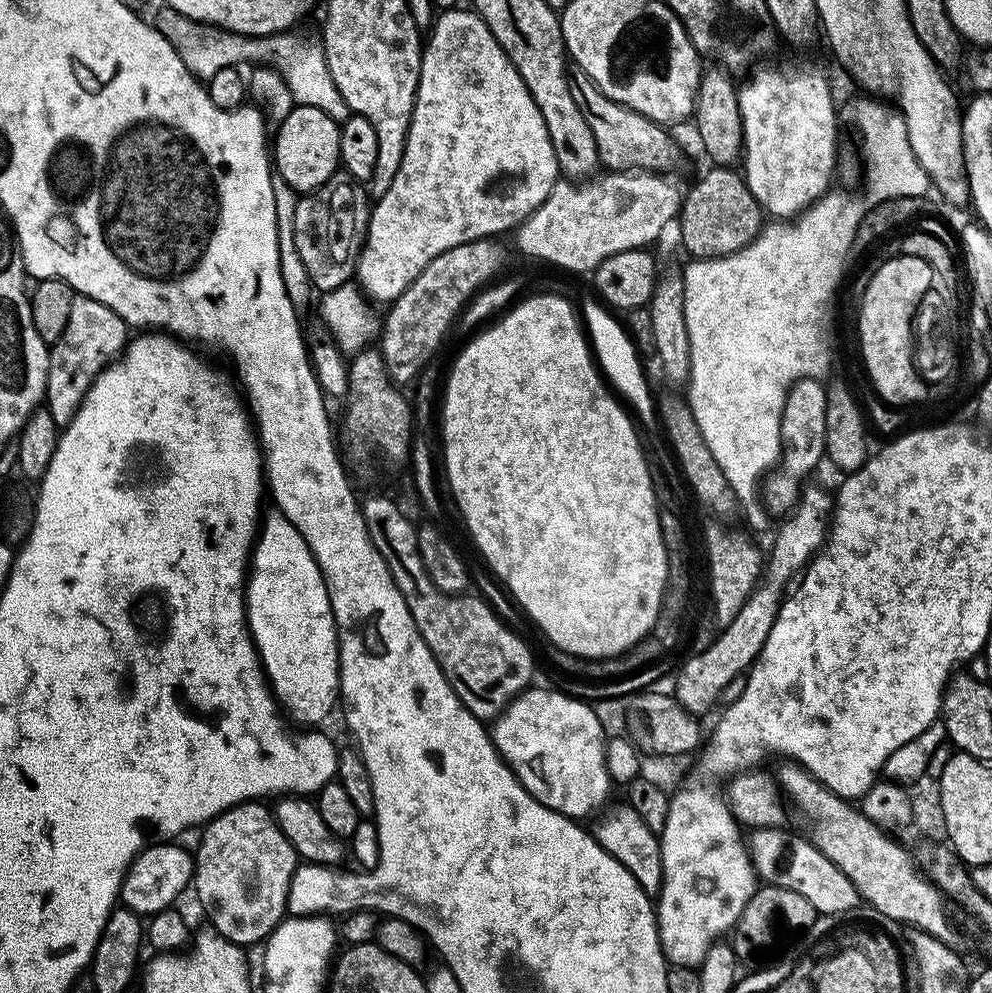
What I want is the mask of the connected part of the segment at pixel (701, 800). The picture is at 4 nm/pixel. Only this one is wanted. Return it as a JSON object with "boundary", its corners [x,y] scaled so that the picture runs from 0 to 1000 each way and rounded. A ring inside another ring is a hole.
{"boundary":[[[690,794],[685,799],[678,801],[673,807],[674,816],[673,823],[670,828],[669,838],[664,839],[665,848],[665,873],[667,875],[667,886],[669,882],[669,891],[665,894],[665,910],[663,906],[663,930],[665,933],[665,951],[669,954],[669,962],[677,973],[684,973],[686,976],[701,976],[703,973],[709,972],[710,964],[718,955],[719,951],[727,946],[729,939],[734,939],[743,934],[746,930],[746,922],[750,919],[750,914],[756,908],[756,904],[764,893],[764,883],[762,873],[758,870],[758,860],[755,851],[752,849],[752,842],[749,842],[747,831],[741,822],[738,821],[738,815],[734,813],[731,803],[726,802],[718,794]]]}

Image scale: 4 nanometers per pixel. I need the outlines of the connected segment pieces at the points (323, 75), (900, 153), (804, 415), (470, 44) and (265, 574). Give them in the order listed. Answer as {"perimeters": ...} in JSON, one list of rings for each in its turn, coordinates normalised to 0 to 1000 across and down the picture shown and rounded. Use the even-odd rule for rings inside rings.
{"perimeters":[[[[168,4],[162,7],[155,26],[175,46],[184,64],[199,80],[209,81],[219,73],[239,67],[242,62],[265,64],[276,68],[289,83],[297,106],[325,111],[329,116],[337,119],[339,124],[347,124],[355,114],[351,104],[341,94],[341,89],[333,77],[328,62],[327,51],[324,47],[316,48],[314,42],[297,32],[288,31],[275,36],[257,37],[246,36],[230,29],[219,28],[217,25],[203,24],[180,15]]],[[[873,95],[857,98],[845,109],[846,120],[867,131],[869,160],[869,191],[850,200],[850,208],[862,211],[868,222],[883,206],[903,198],[932,198],[939,192],[939,181],[917,148],[912,119],[900,107]],[[885,149],[889,158],[885,160]],[[871,159],[871,161],[870,161]]],[[[816,381],[813,383],[804,383],[798,388],[798,392],[794,394],[794,400],[790,406],[788,421],[786,422],[788,470],[785,473],[779,474],[768,488],[768,503],[770,511],[774,513],[775,517],[782,518],[782,516],[787,516],[787,518],[793,518],[797,516],[798,513],[801,512],[803,504],[806,503],[808,494],[806,482],[808,482],[814,475],[821,474],[823,466],[825,466],[827,462],[829,464],[832,462],[832,443],[834,441],[833,415],[834,397],[832,395],[832,388],[828,386],[826,382]]],[[[459,6],[445,11],[439,17],[434,31],[430,33],[429,43],[423,57],[423,82],[419,92],[419,106],[415,108],[415,122],[411,128],[411,141],[407,144],[407,158],[403,170],[395,178],[383,206],[378,206],[371,223],[371,236],[367,251],[363,254],[363,263],[359,265],[358,281],[368,299],[380,307],[394,307],[410,292],[418,282],[448,254],[457,254],[462,248],[473,246],[476,242],[503,239],[503,234],[511,230],[519,231],[521,227],[532,221],[536,212],[554,195],[554,191],[563,184],[566,176],[565,168],[558,155],[558,147],[554,143],[554,135],[550,131],[550,123],[546,119],[546,111],[538,103],[534,91],[530,91],[530,83],[522,75],[522,70],[514,62],[514,58],[506,50],[506,46],[494,34],[490,22],[479,11],[467,12]]],[[[274,514],[270,521],[267,519],[264,524],[264,533],[261,535],[260,543],[256,548],[256,555],[252,560],[252,579],[248,584],[248,627],[253,639],[254,647],[258,651],[258,656],[262,662],[262,668],[269,681],[271,690],[285,716],[291,722],[295,721],[302,729],[306,731],[323,731],[323,728],[335,717],[335,712],[339,709],[339,701],[344,700],[343,695],[343,637],[339,630],[339,623],[335,617],[335,607],[331,601],[331,588],[327,584],[327,577],[323,575],[321,566],[317,558],[310,553],[310,547],[304,542],[300,535],[289,522],[281,516]]]]}

